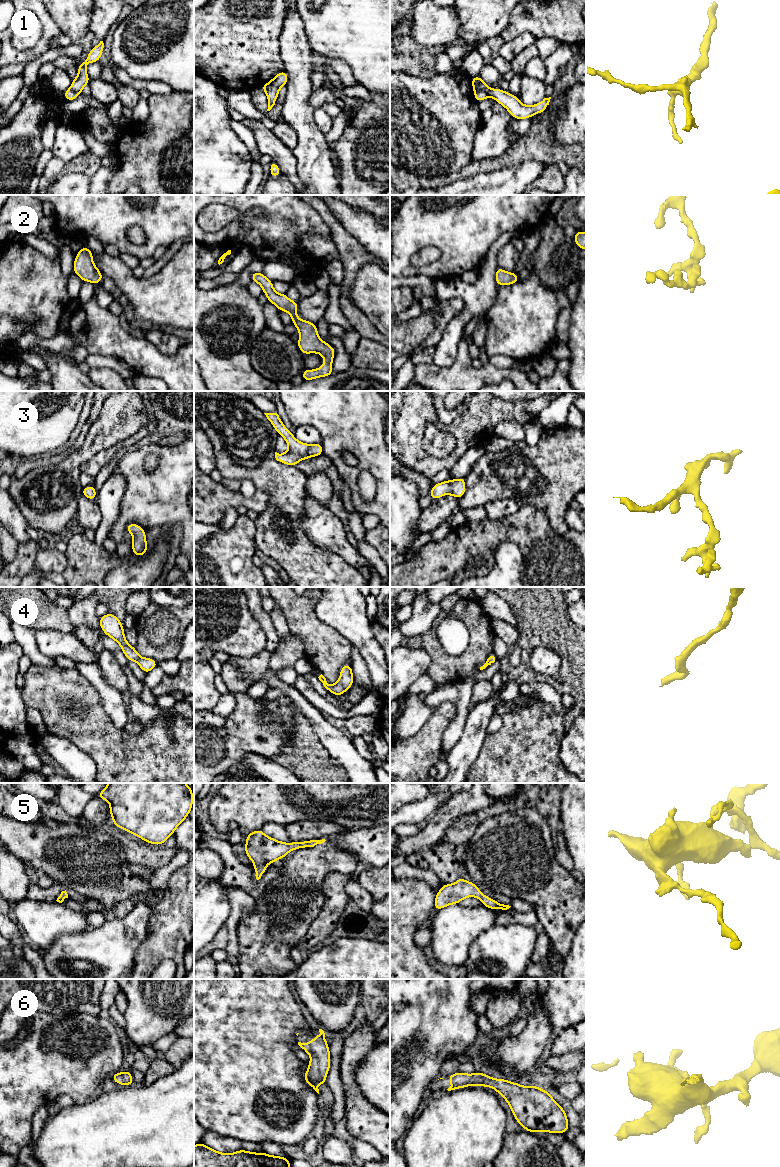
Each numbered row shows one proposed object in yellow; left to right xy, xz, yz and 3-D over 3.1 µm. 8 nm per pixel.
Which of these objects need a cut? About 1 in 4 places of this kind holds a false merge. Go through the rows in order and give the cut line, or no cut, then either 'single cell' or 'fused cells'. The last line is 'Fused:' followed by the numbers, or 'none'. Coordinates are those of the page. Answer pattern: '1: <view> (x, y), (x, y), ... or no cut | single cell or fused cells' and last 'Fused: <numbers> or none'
1: yz (474, 89), (481, 89), (488, 96) | fused cells
2: no cut | single cell
3: no cut | single cell
4: no cut | single cell
5: no cut | single cell
6: no cut | single cell
Fused: 1

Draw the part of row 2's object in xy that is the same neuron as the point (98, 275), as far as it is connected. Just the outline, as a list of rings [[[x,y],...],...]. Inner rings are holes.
[[[83,246],[75,257],[73,264],[73,272],[85,282],[91,282],[94,285],[101,283],[103,274],[93,263],[92,251]]]

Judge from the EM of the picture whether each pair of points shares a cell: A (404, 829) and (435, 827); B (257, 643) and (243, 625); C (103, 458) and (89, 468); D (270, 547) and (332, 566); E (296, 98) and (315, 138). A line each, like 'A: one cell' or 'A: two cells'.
A: two cells
B: one cell
C: one cell
D: one cell
E: one cell

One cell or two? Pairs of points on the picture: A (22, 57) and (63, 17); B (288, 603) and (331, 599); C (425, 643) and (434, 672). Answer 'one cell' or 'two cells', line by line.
A: two cells
B: two cells
C: one cell

